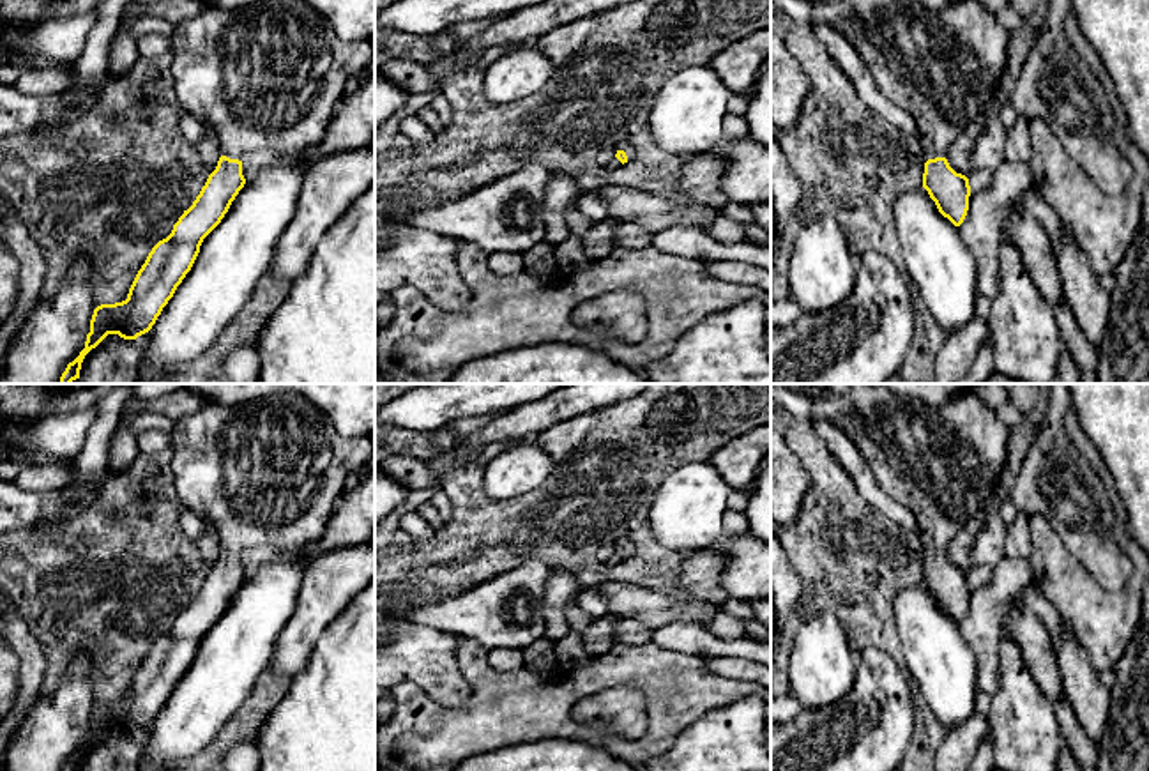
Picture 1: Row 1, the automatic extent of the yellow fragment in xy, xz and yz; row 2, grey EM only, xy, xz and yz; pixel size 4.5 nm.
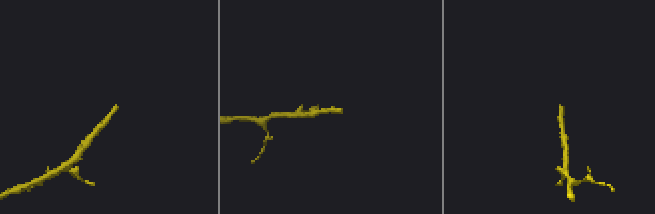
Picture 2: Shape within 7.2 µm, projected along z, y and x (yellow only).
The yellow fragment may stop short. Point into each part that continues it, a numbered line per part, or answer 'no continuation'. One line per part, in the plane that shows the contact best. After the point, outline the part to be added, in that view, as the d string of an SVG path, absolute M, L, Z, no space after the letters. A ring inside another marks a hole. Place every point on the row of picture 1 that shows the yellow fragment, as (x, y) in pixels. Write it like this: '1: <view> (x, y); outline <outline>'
1: xy (269, 76); outline M270 0L240 9L209 5L175 25L170 73L182 111L216 131L221 156L242 161L251 150L301 156L316 149L348 78L371 57L371 41L343 41L304 0Z

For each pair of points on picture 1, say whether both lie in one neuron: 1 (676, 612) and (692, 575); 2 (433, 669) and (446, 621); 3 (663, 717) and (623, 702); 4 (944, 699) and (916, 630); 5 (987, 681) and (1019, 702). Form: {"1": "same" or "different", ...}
{"1": "different", "2": "different", "3": "different", "4": "same", "5": "different"}

